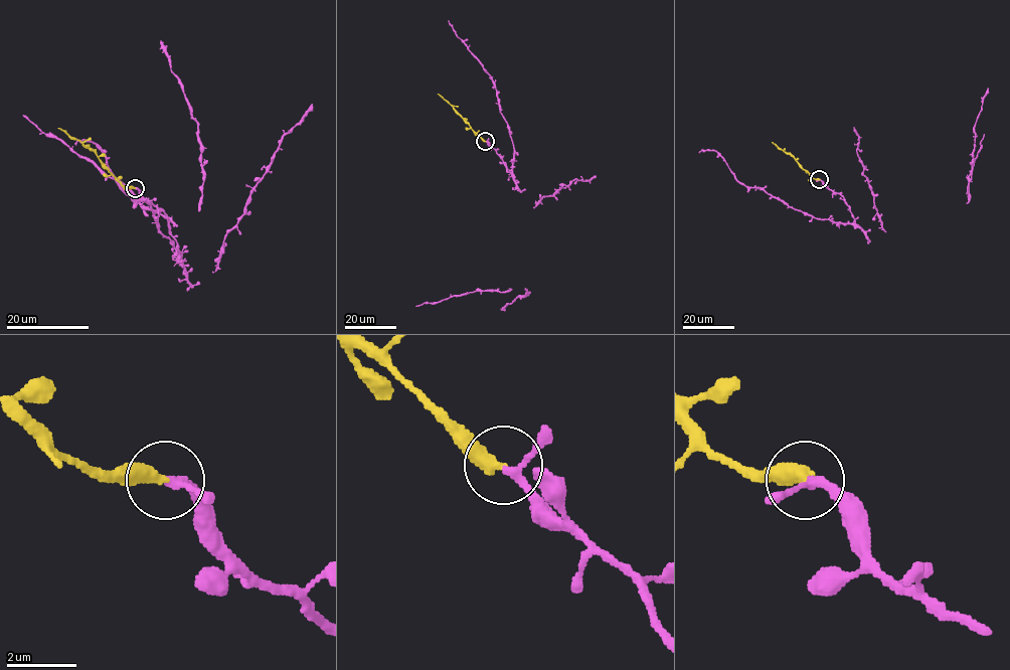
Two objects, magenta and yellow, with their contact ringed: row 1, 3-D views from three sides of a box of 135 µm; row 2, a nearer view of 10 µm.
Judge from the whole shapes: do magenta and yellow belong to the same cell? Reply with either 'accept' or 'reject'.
accept

